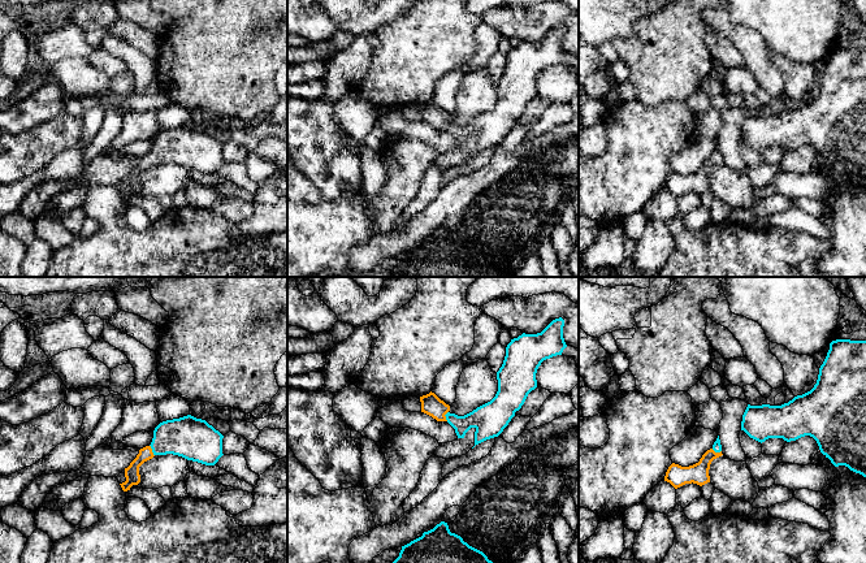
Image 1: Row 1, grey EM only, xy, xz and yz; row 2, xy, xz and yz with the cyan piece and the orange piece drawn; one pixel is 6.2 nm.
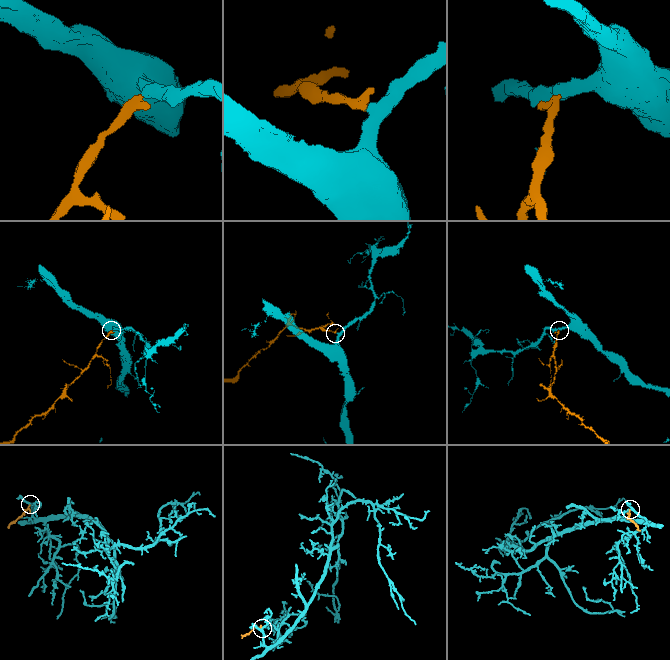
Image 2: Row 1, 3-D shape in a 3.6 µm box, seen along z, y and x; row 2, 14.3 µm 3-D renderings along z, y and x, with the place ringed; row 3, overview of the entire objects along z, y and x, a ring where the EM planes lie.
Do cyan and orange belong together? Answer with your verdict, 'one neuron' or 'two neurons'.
one neuron

